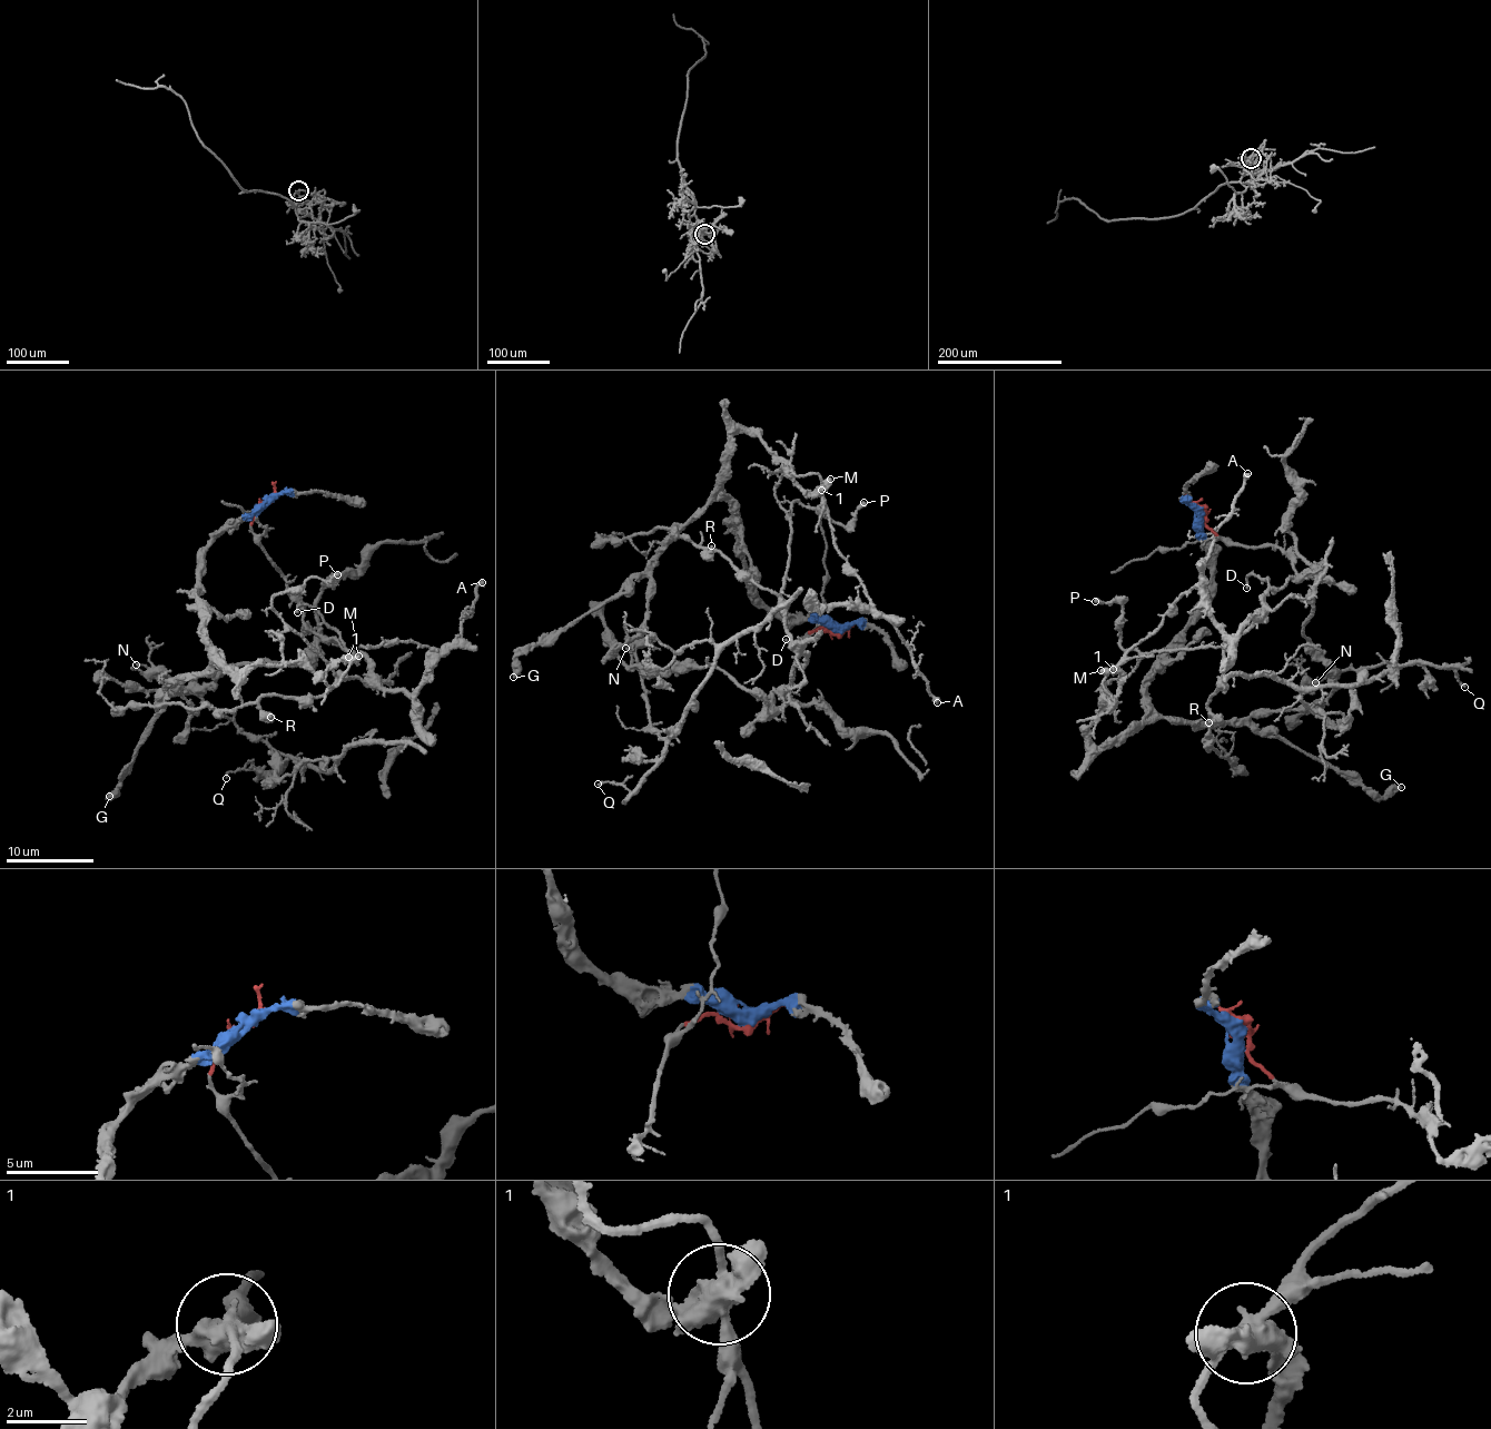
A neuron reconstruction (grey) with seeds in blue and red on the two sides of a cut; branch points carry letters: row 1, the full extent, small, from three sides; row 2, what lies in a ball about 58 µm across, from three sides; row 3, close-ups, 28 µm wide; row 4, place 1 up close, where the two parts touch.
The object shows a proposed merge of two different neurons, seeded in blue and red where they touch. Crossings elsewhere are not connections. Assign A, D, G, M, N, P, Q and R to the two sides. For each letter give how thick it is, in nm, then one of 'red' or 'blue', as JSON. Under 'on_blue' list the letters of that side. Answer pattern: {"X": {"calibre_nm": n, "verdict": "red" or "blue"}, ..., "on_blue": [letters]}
{"A": {"calibre_nm": 360, "verdict": "red"}, "D": {"calibre_nm": 120, "verdict": "red"}, "G": {"calibre_nm": 320, "verdict": "blue"}, "M": {"calibre_nm": 420, "verdict": "blue"}, "N": {"calibre_nm": 150, "verdict": "red"}, "P": {"calibre_nm": 320, "verdict": "red"}, "Q": {"calibre_nm": 150, "verdict": "red"}, "R": {"calibre_nm": 240, "verdict": "red"}, "on_blue": ["G", "M"]}

